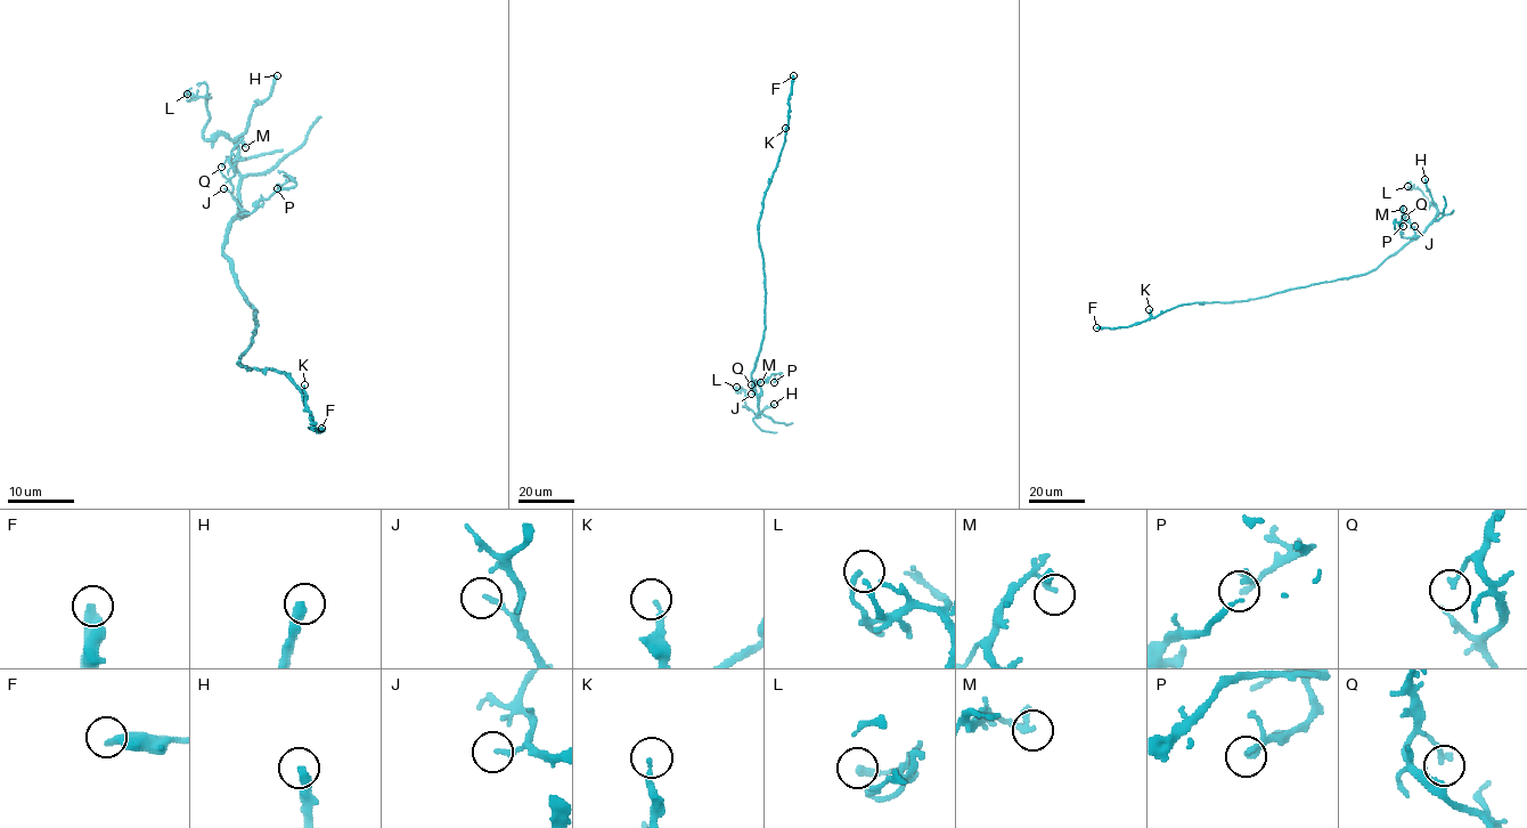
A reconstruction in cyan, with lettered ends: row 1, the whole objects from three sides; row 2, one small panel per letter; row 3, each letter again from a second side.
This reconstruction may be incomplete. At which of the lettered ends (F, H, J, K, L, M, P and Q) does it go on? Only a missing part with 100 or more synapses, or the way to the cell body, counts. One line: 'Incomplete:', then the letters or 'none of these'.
Incomplete: F

